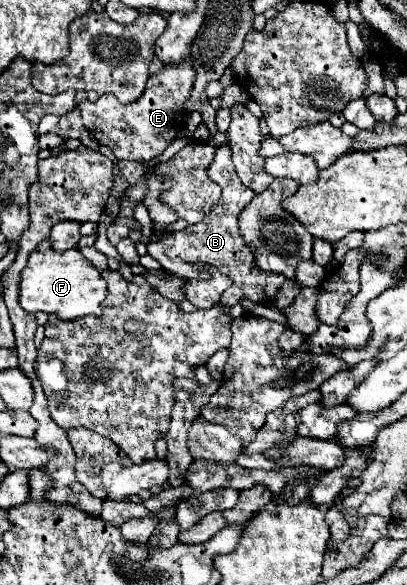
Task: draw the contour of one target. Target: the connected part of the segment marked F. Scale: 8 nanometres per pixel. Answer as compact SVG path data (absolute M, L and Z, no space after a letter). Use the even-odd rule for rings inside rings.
M68 249L62 253L54 251L32 251L28 265L20 275L20 297L18 303L28 313L54 313L62 321L72 321L84 315L100 315L102 301L106 297L106 283L100 271L78 251Z

